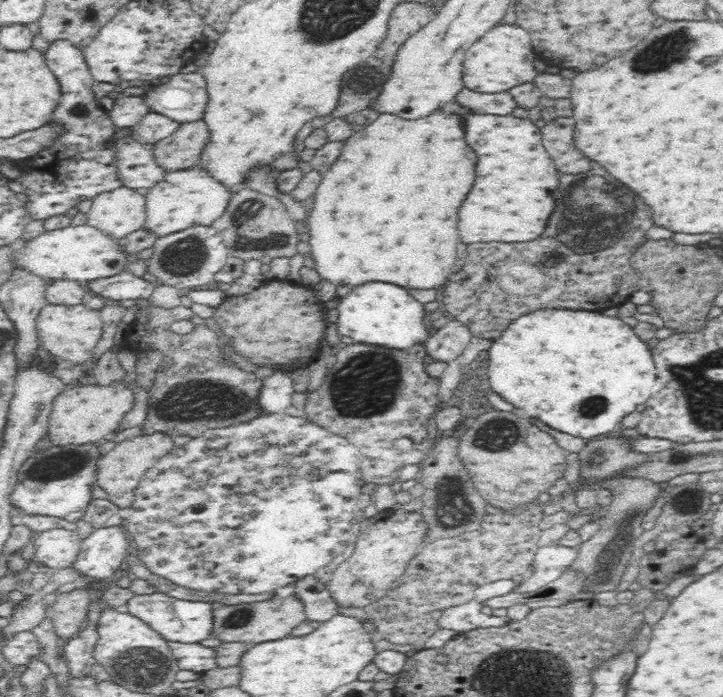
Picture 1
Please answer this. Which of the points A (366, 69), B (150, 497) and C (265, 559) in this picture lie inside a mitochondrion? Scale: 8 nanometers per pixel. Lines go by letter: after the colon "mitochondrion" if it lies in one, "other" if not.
A: mitochondrion
B: other
C: other

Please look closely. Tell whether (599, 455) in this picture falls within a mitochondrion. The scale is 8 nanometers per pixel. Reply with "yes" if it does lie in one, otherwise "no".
yes

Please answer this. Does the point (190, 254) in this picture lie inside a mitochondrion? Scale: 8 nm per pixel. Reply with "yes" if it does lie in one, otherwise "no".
yes

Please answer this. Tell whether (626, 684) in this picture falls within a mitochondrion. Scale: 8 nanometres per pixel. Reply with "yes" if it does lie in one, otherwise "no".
no

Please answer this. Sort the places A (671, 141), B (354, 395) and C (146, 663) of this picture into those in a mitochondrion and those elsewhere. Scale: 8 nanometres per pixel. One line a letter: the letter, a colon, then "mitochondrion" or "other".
A: other
B: mitochondrion
C: mitochondrion

